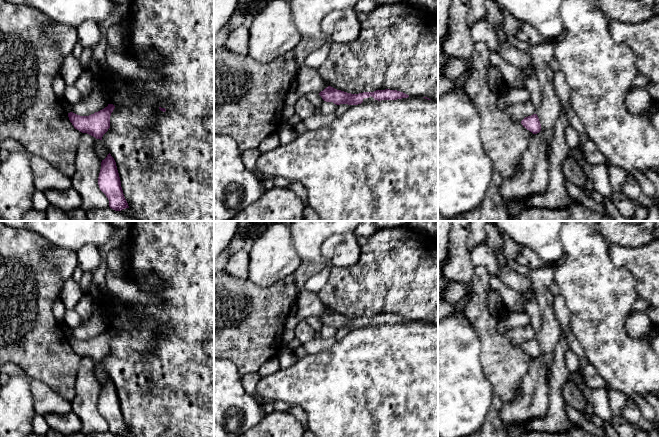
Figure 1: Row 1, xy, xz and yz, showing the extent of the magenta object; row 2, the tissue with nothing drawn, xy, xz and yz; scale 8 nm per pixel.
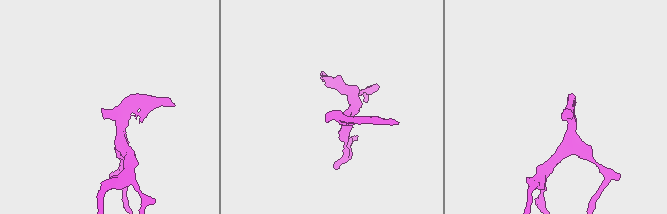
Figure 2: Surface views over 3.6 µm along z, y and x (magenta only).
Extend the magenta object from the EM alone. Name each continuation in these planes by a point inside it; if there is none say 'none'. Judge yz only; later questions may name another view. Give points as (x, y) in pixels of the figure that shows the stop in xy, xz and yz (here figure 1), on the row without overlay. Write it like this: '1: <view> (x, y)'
none

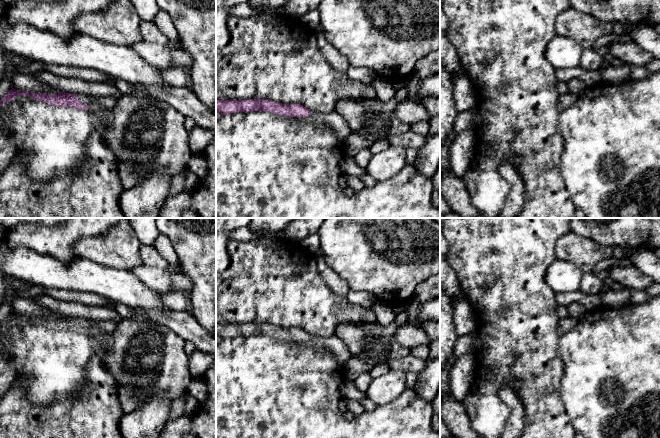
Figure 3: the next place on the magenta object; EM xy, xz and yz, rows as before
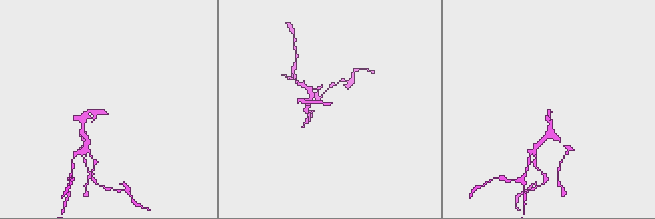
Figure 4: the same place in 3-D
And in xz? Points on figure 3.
1: xz (332, 343)

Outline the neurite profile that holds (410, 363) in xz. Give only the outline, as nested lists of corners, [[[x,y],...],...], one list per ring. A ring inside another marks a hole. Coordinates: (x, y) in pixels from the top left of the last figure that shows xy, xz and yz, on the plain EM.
[[[409,354],[403,358],[393,360],[389,363],[391,370],[420,373],[426,366],[426,360],[415,357]]]

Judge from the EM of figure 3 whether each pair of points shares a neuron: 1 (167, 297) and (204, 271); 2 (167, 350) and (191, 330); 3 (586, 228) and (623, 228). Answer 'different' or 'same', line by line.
1: different
2: different
3: same

